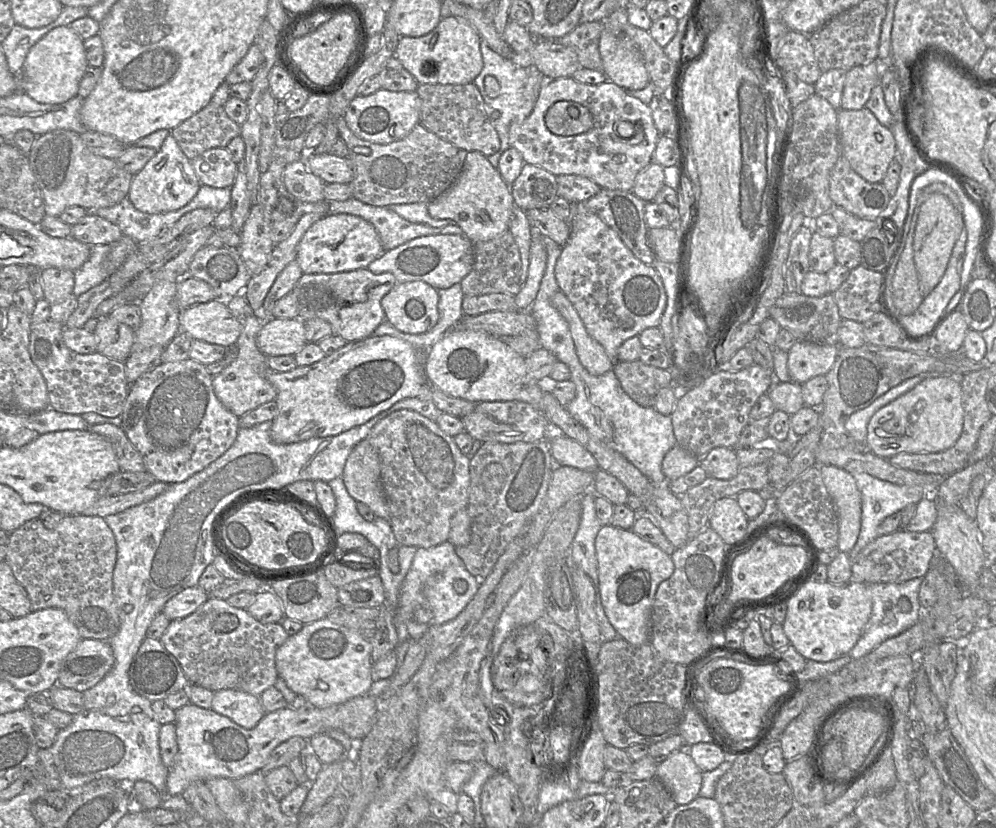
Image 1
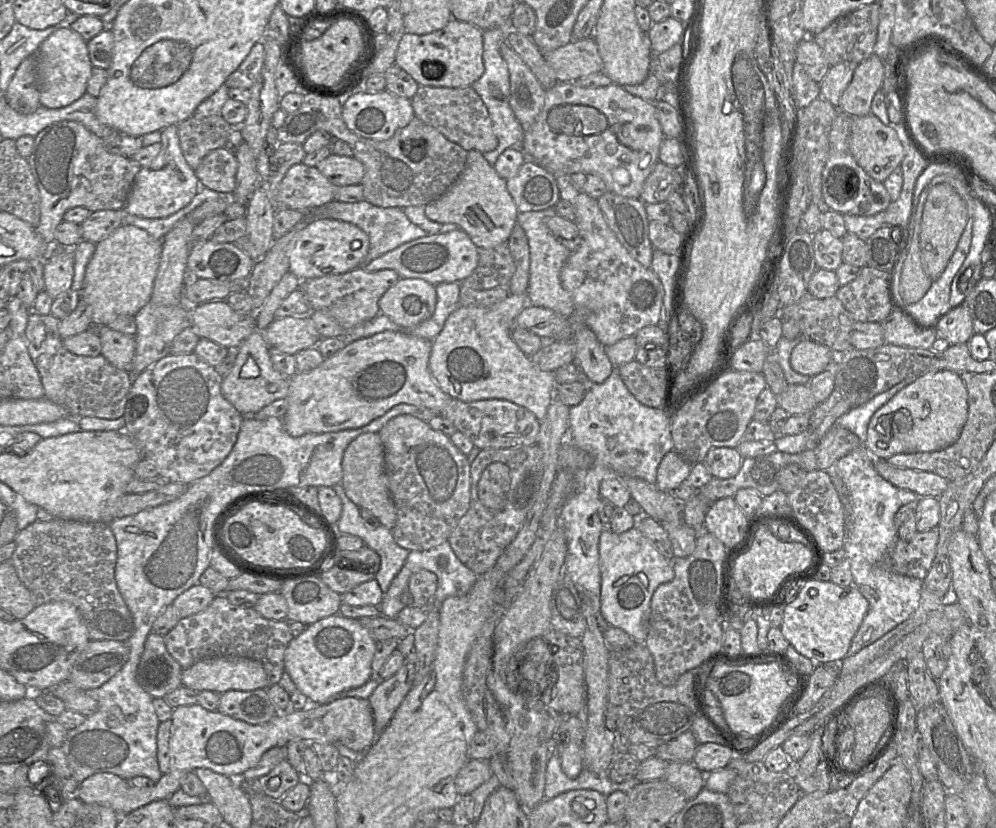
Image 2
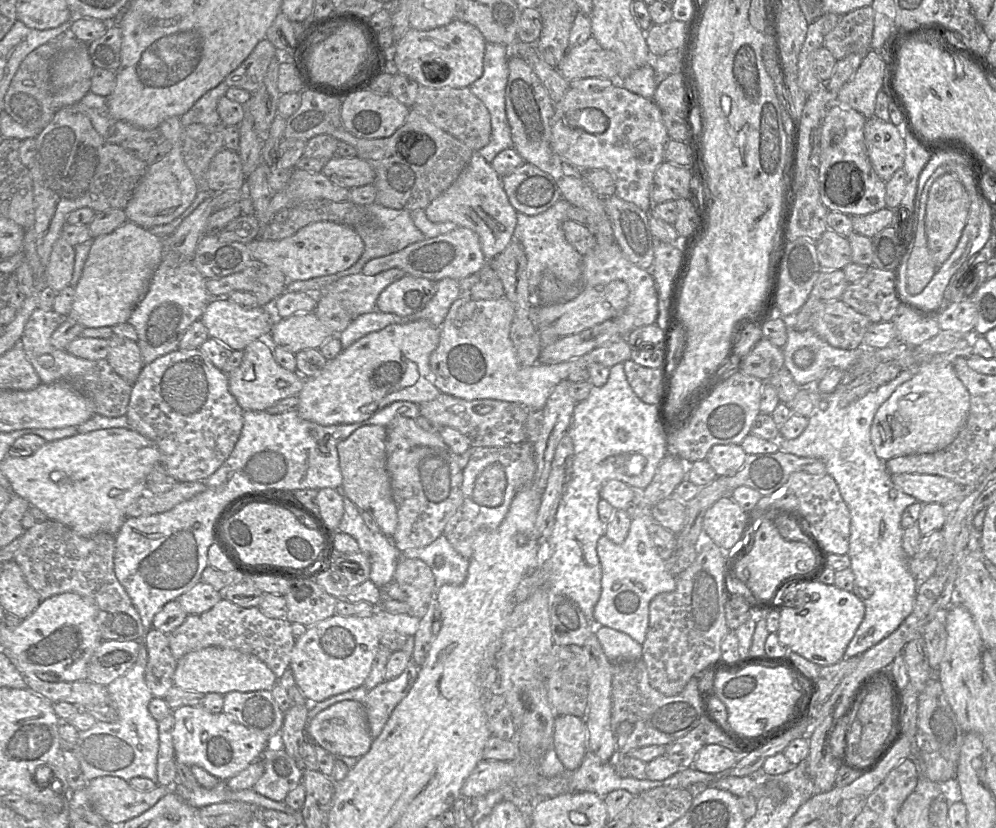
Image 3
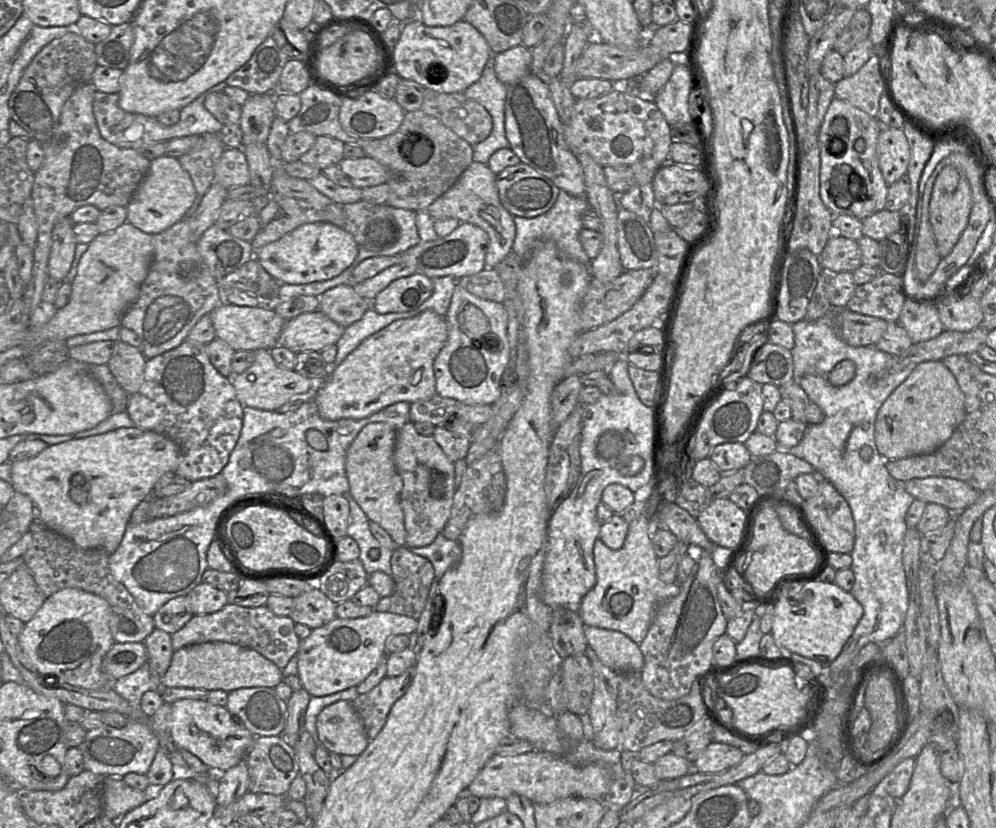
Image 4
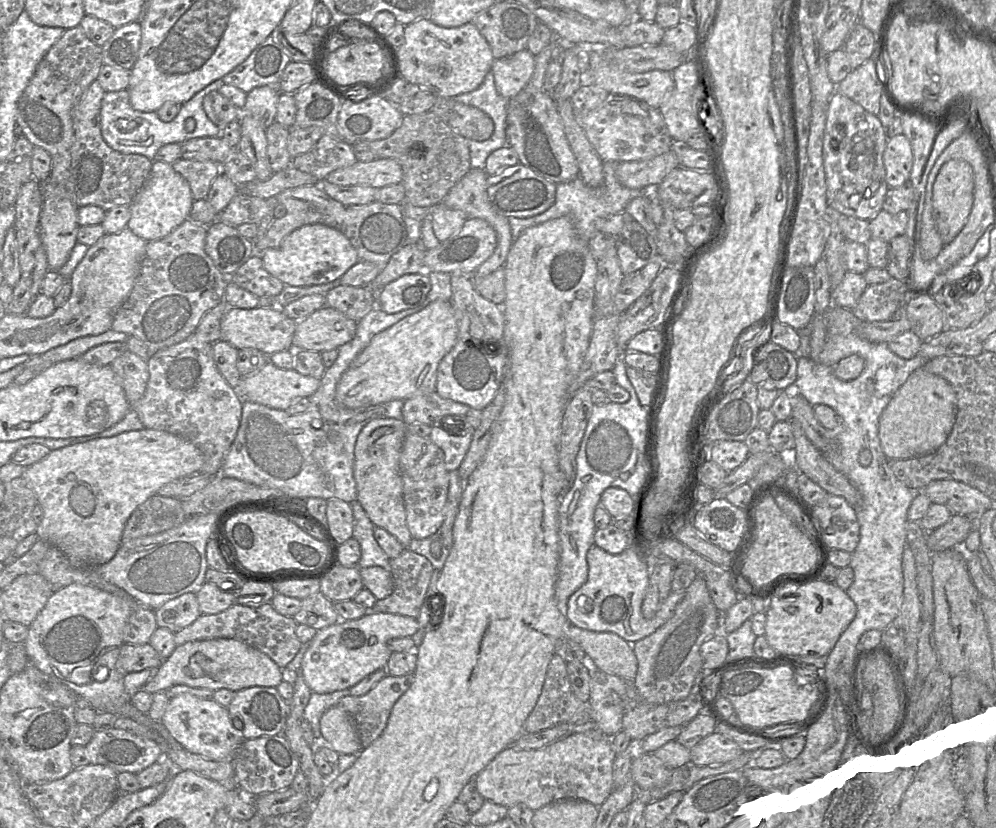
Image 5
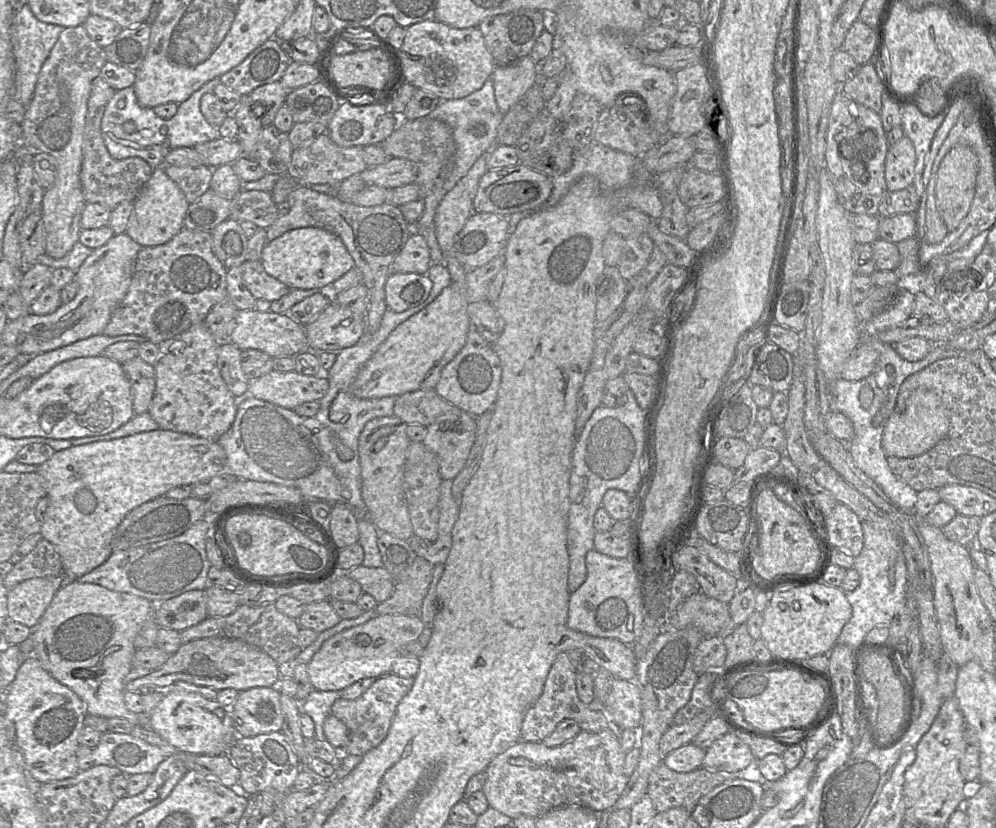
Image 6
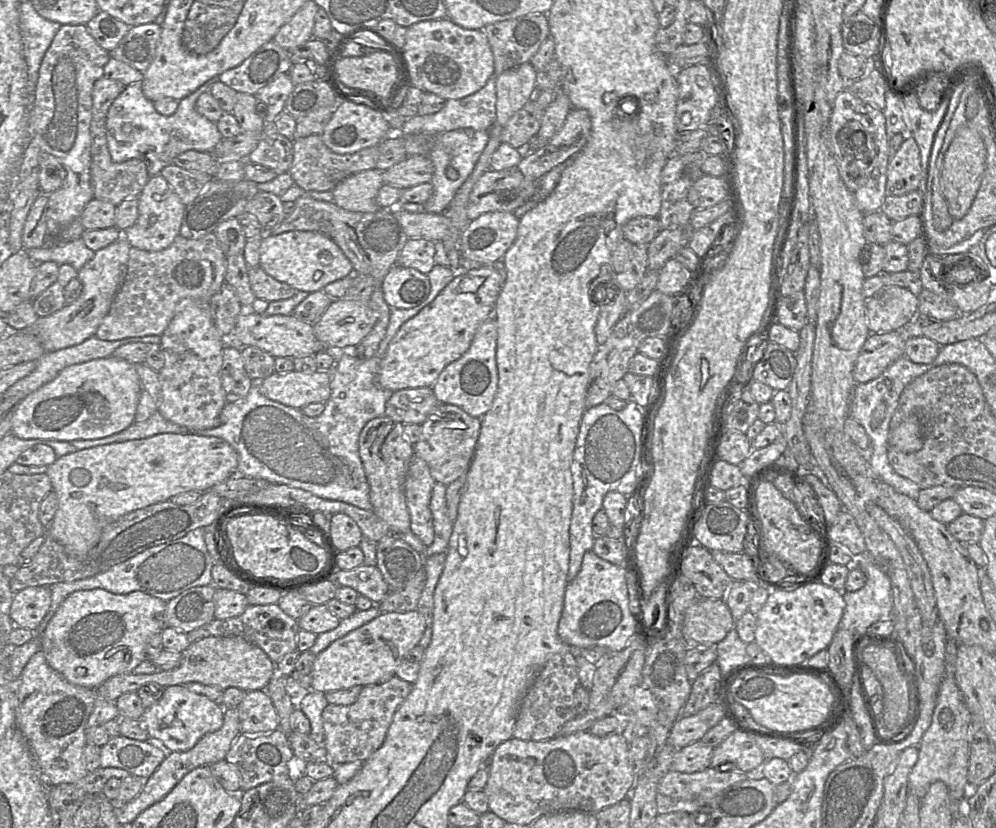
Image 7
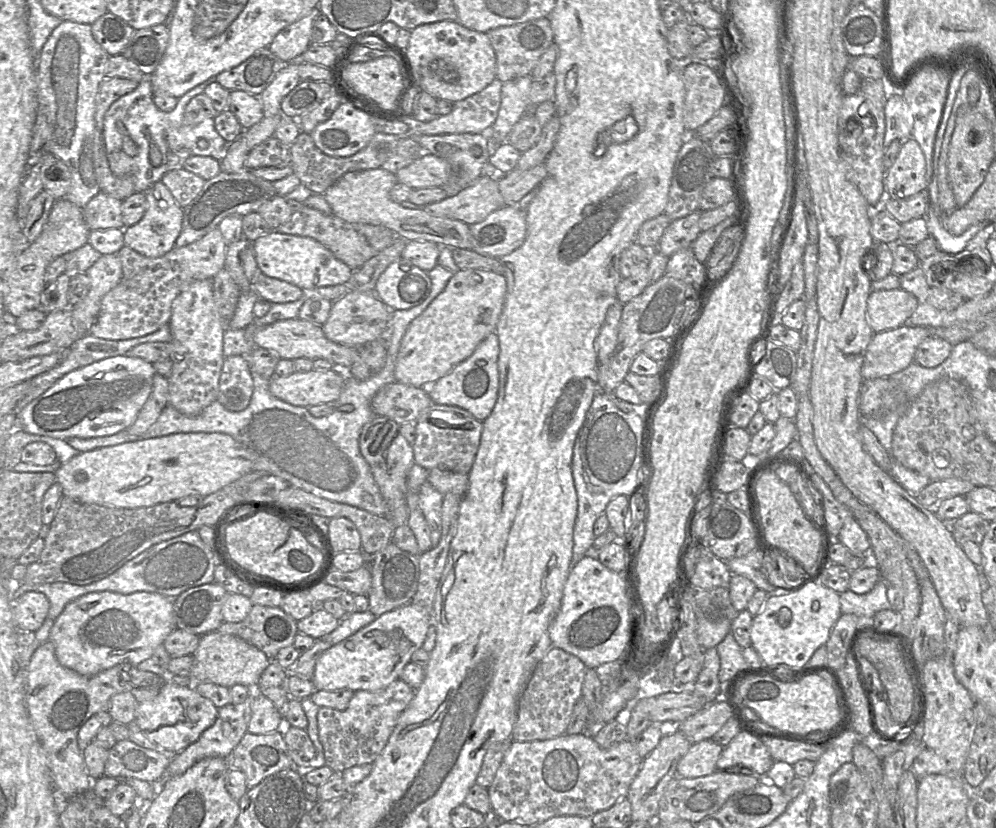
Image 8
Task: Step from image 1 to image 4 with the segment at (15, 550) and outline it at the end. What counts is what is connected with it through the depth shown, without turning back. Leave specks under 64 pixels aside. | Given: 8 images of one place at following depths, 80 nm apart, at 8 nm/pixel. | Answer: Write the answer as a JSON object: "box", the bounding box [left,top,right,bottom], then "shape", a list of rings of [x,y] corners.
{"box":[22,526,155,642],"shape":[[[45,526],[33,533],[32,542],[22,555],[24,564],[46,598],[64,588],[79,588],[101,596],[112,609],[111,633],[115,642],[143,642],[155,629],[153,616],[143,612],[127,588],[113,577],[109,557],[110,554],[103,549],[80,548],[69,538]]]}

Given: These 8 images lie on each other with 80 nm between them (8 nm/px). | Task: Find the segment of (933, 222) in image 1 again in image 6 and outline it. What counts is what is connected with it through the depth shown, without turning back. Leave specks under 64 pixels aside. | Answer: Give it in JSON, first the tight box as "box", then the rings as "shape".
{"box":[936,144,978,233],"shape":[[[956,144],[944,157],[938,169],[936,203],[948,233],[955,230],[968,214],[976,191],[978,158],[967,145]]]}

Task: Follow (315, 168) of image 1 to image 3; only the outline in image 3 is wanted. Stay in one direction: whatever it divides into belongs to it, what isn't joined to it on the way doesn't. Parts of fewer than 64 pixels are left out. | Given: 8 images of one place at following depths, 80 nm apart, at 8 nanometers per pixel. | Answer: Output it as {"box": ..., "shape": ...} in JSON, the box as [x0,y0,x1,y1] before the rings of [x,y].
{"box":[321,157,375,189],"shape":[[[340,157],[329,159],[321,171],[331,182],[348,189],[372,184],[375,171],[371,165],[356,157]]]}

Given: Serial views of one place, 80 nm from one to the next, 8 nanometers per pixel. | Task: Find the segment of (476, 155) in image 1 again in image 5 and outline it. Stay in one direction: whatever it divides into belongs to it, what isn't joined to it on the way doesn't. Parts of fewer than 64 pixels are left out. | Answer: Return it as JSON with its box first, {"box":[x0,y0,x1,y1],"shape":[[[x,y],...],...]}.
{"box":[442,168,512,276],"shape":[[[470,168],[469,171],[448,191],[442,203],[453,210],[465,213],[467,219],[479,218],[486,221],[497,234],[497,245],[493,254],[482,263],[474,274],[486,276],[504,266],[507,255],[512,245],[511,228],[508,218],[497,213],[489,202],[487,196],[487,173],[484,169]]]}

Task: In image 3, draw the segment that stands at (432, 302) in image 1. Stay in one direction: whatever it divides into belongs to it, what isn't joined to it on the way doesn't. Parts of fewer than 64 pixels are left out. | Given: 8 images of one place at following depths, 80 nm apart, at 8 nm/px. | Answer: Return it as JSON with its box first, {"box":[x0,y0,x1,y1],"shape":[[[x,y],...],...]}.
{"box":[376,274,435,316],"shape":[[[406,274],[380,293],[376,309],[398,316],[412,315],[421,311],[434,294],[435,282]]]}

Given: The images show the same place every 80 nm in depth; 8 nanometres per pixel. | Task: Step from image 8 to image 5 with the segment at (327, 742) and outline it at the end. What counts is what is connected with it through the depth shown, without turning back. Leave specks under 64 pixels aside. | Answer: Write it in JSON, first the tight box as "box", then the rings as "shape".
{"box":[337,673,414,748],"shape":[[[414,673],[384,676],[369,692],[343,697],[337,705],[352,717],[362,748],[375,741],[385,729],[392,708],[414,681]]]}

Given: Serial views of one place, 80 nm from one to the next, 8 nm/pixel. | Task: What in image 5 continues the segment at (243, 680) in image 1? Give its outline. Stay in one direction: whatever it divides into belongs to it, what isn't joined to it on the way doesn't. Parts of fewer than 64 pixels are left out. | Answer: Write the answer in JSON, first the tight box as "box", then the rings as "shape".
{"box":[175,602,302,668],"shape":[[[271,602],[259,606],[233,604],[217,614],[201,614],[193,623],[175,633],[176,645],[189,641],[230,638],[244,642],[268,655],[280,668],[285,668],[302,647],[296,635],[298,623],[293,617],[278,613]]]}

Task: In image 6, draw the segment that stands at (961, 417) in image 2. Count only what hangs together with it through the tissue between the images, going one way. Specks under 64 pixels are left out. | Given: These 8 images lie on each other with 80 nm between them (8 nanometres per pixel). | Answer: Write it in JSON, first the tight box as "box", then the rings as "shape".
{"box":[882,388,950,457],"shape":[[[918,388],[908,398],[903,411],[893,411],[882,433],[882,448],[886,457],[919,456],[943,439],[950,427],[949,411],[941,396],[930,389]]]}

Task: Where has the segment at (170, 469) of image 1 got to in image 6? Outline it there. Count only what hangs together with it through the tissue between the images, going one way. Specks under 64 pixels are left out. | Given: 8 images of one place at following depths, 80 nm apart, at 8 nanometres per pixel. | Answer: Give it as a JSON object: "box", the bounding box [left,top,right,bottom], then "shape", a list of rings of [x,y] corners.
{"box":[148,322,238,441],"shape":[[[200,322],[158,346],[156,387],[148,413],[162,430],[218,441],[233,424],[238,403],[218,368],[220,341]]]}

